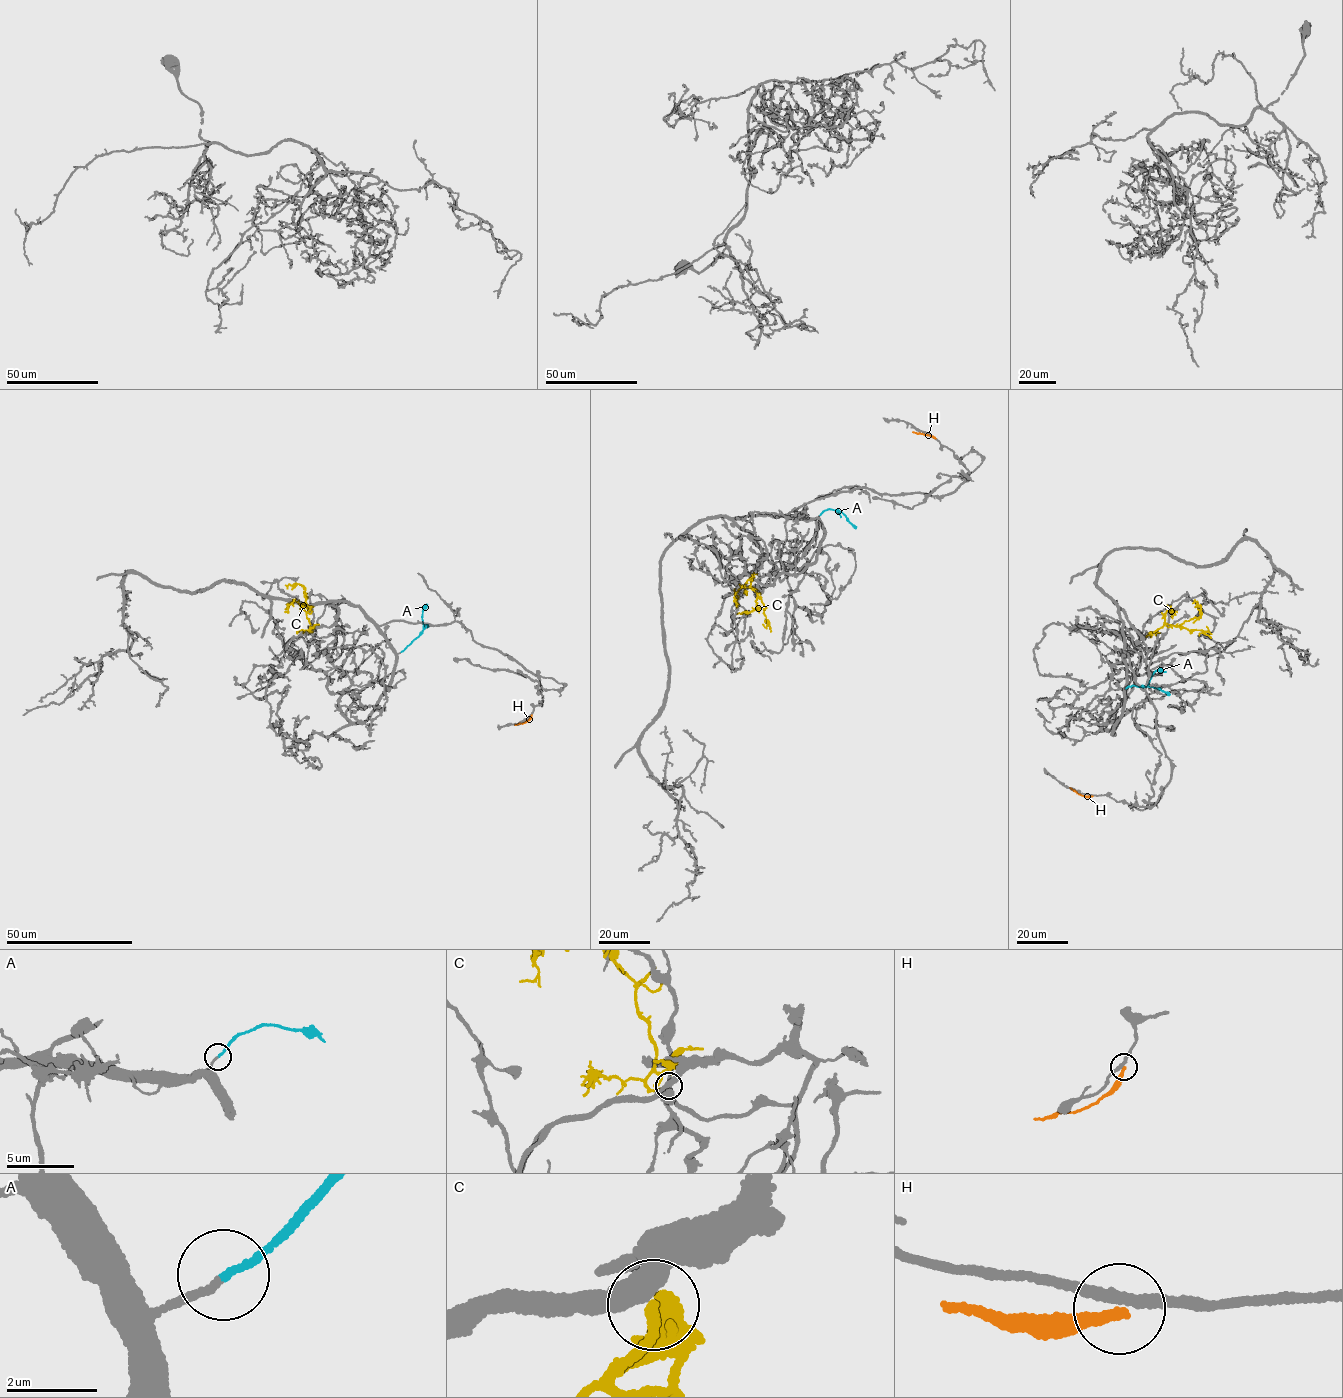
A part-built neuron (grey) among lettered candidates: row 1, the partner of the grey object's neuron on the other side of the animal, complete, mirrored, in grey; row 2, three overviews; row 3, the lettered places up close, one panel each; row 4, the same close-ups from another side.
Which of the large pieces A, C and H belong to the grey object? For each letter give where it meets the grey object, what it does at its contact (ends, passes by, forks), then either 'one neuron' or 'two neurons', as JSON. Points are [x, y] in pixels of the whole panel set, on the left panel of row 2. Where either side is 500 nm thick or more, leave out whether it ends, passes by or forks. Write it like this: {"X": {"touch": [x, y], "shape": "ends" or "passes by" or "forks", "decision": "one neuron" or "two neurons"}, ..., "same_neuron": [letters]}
{"A": {"touch": [401, 652], "shape": "ends", "decision": "one neuron"}, "C": {"touch": [312, 631], "shape": "ends", "decision": "two neurons"}, "H": {"touch": [531, 715], "shape": "ends", "decision": "two neurons"}, "same_neuron": ["A"]}

